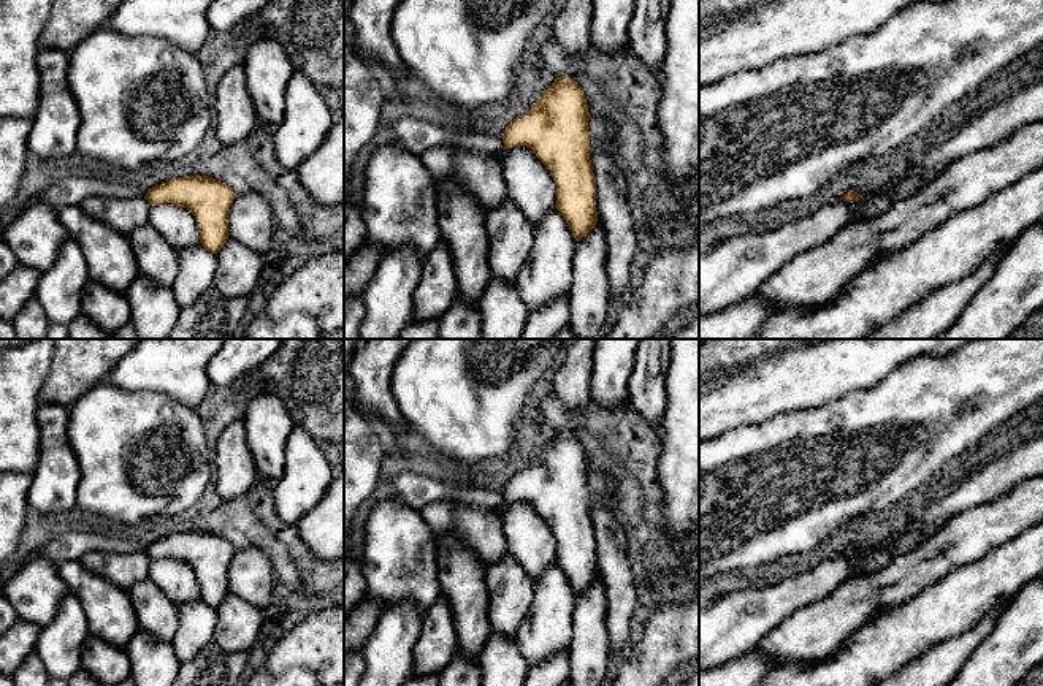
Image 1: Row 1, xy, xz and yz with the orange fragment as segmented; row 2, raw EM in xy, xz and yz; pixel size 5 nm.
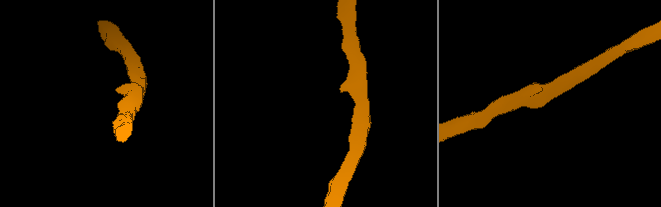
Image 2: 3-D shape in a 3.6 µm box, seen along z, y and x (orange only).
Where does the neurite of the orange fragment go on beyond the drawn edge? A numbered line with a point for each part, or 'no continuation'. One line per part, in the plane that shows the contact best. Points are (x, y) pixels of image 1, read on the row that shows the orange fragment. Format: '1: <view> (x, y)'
no continuation

